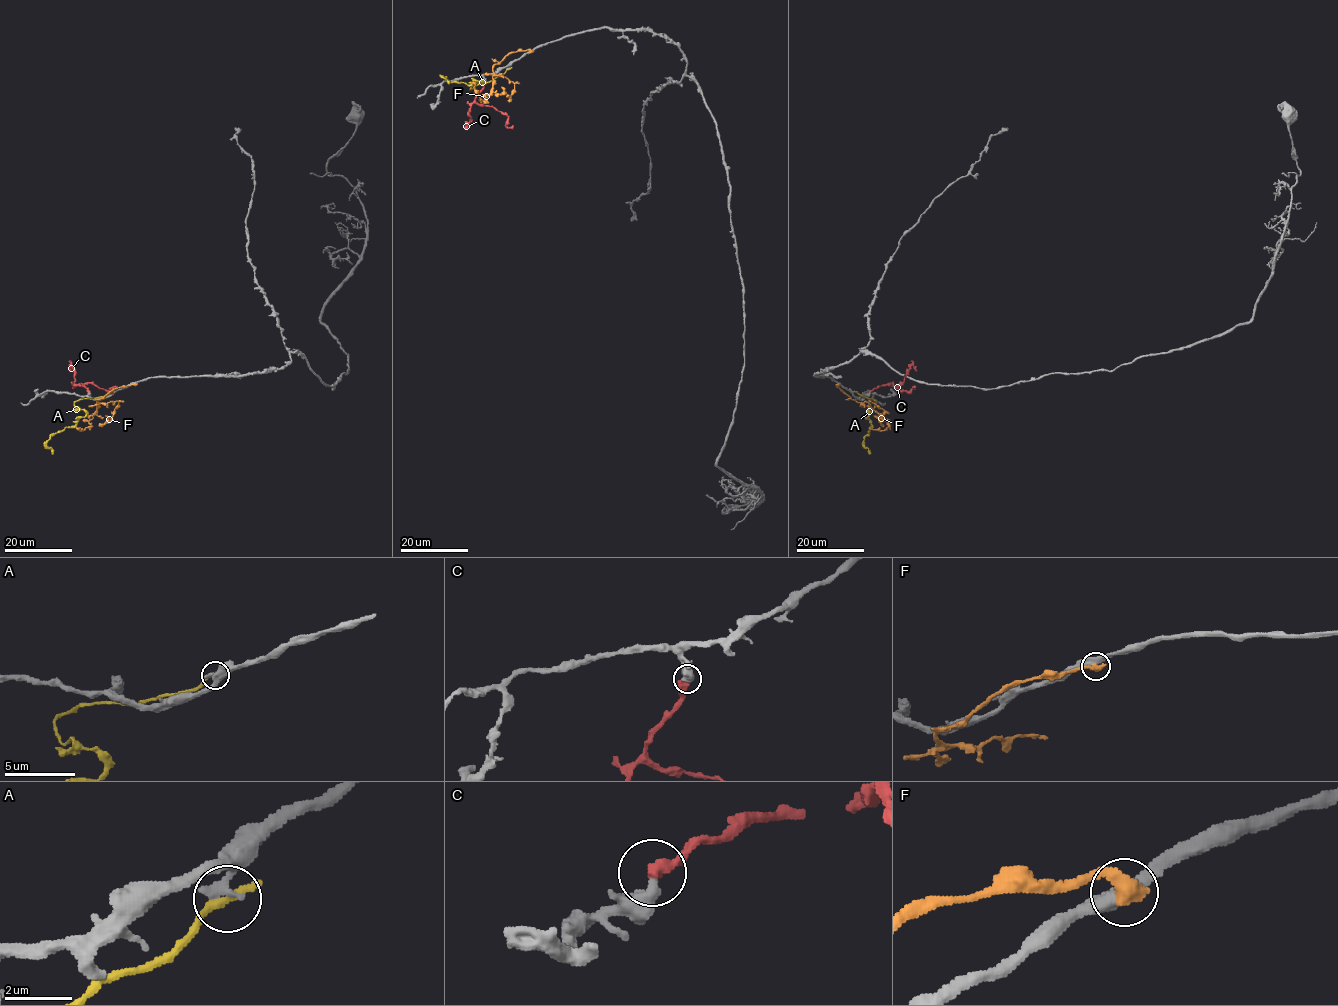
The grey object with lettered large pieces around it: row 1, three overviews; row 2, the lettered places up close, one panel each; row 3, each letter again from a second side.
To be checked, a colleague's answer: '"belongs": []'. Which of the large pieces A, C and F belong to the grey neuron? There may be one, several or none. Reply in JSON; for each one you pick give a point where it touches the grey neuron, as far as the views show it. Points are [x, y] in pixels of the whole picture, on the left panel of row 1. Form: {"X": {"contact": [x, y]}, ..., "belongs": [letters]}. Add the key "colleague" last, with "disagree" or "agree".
{"C": {"contact": [89, 391]}, "belongs": ["C"], "colleague": "disagree"}

